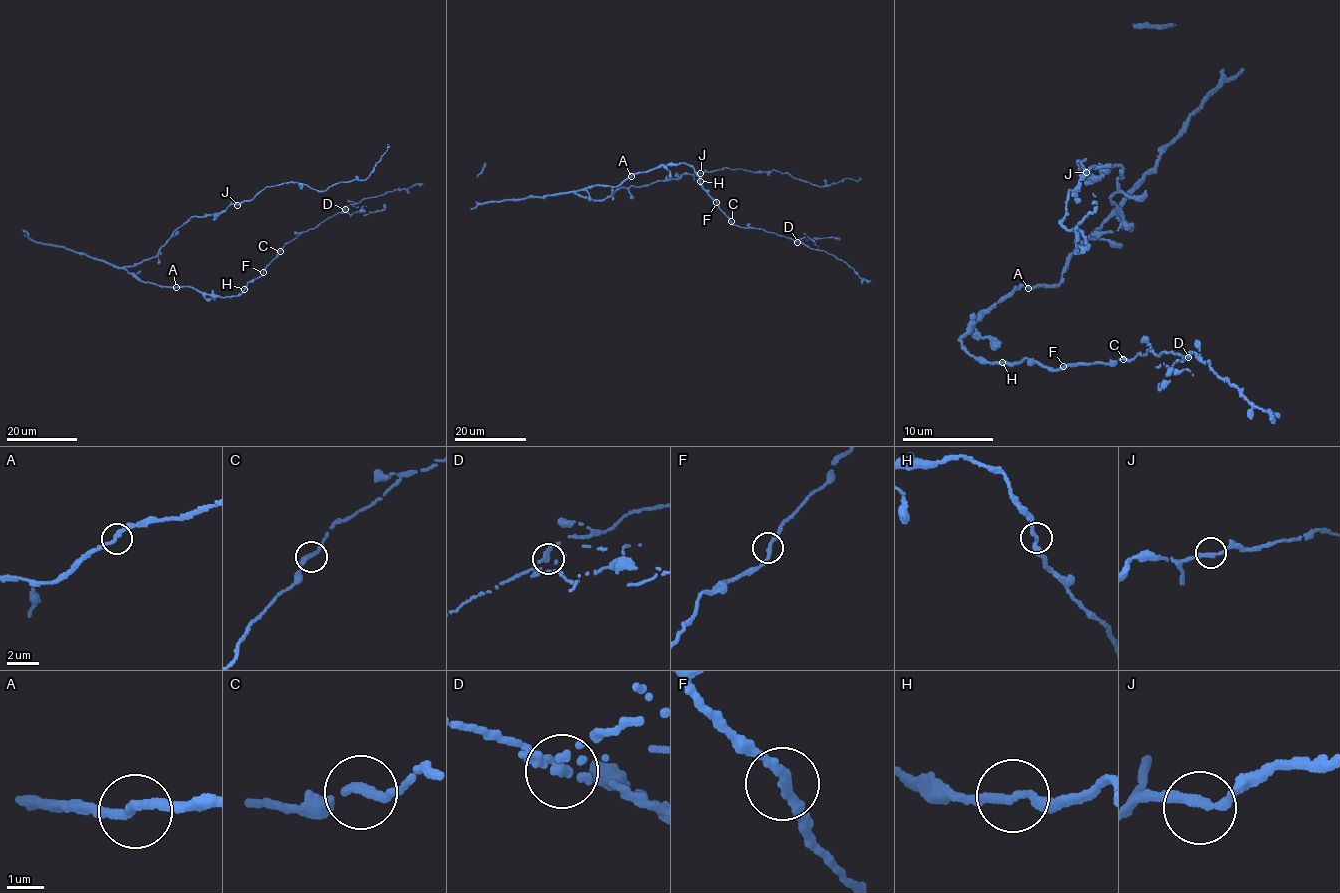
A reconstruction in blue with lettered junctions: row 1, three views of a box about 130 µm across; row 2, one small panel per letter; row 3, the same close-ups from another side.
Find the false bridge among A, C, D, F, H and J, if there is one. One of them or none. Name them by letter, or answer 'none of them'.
D

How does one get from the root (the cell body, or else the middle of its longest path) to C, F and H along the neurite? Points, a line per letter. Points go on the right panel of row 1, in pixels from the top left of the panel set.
C: (1086, 243), (1058, 287), (1016, 287), (961, 346), (1053, 371), (1123, 359)
F: (1086, 243), (1068, 257), (1058, 287), (1016, 287), (960, 342), (989, 363), (1063, 366)
H: (1086, 243), (1068, 257), (1058, 287), (1016, 287), (961, 339), (970, 356), (1002, 362)

